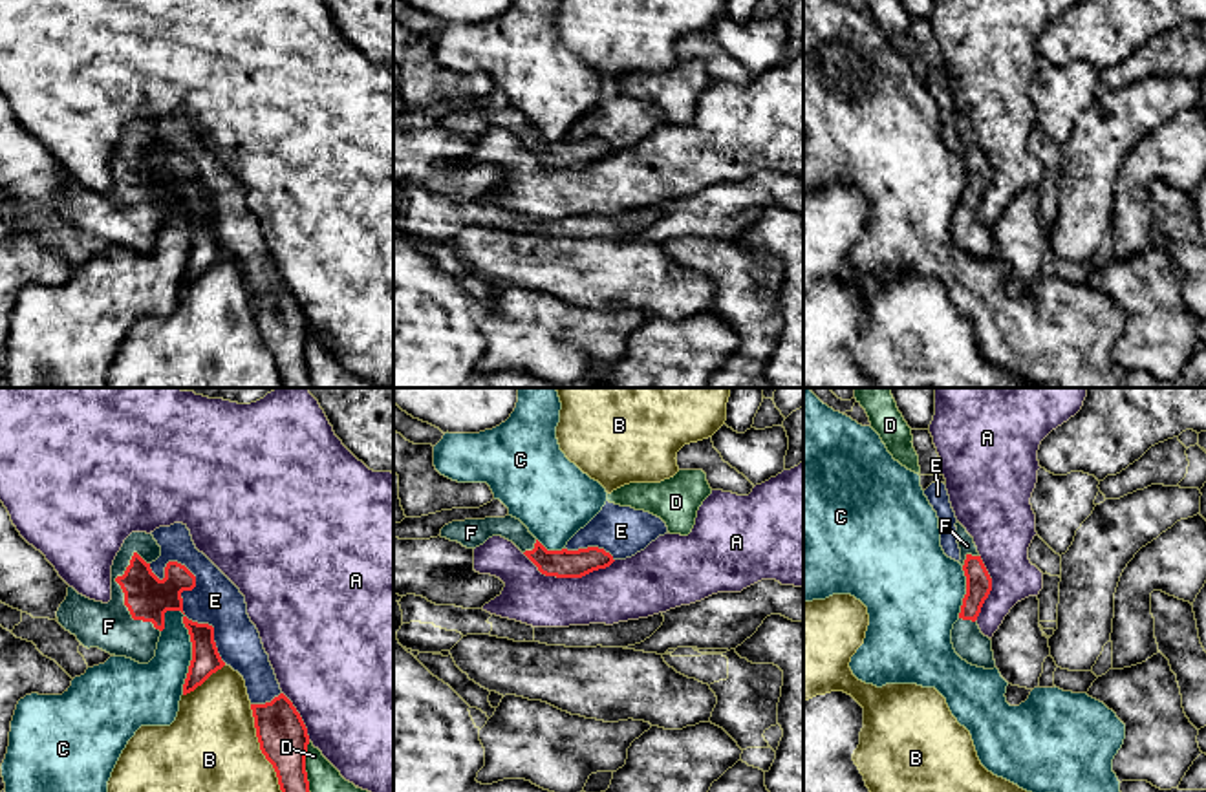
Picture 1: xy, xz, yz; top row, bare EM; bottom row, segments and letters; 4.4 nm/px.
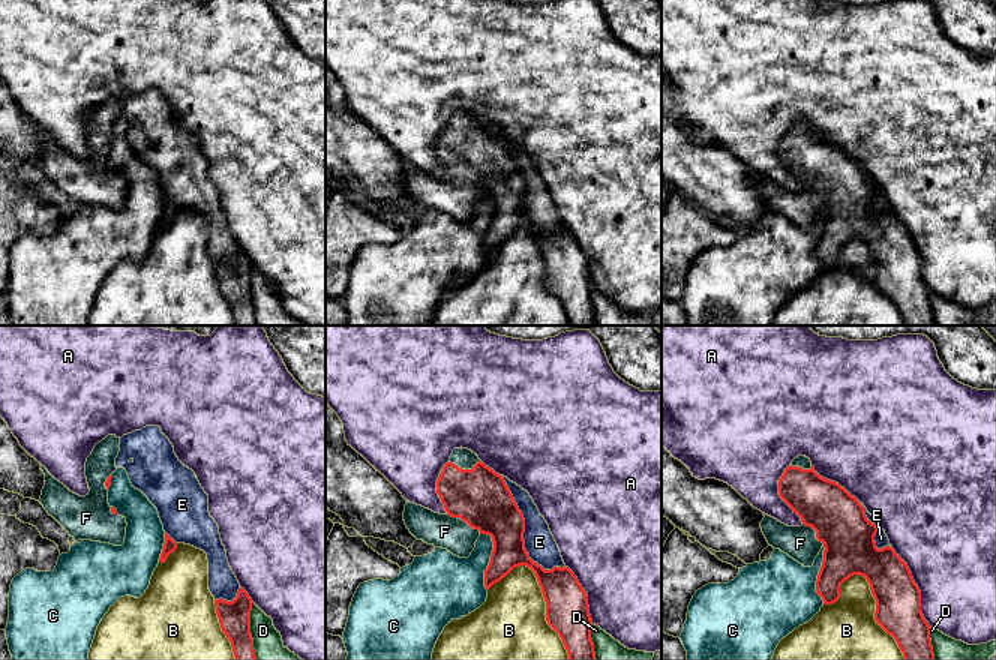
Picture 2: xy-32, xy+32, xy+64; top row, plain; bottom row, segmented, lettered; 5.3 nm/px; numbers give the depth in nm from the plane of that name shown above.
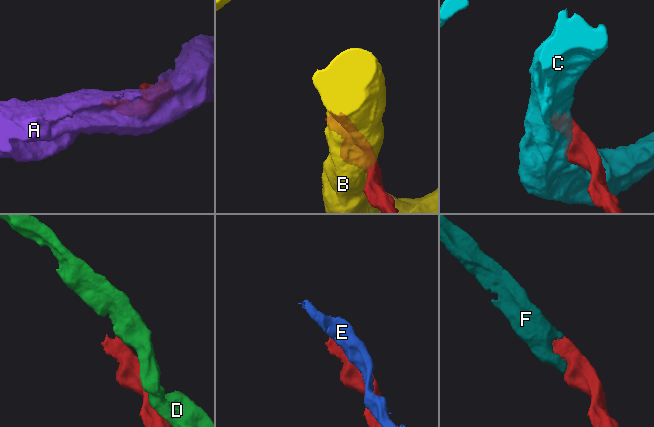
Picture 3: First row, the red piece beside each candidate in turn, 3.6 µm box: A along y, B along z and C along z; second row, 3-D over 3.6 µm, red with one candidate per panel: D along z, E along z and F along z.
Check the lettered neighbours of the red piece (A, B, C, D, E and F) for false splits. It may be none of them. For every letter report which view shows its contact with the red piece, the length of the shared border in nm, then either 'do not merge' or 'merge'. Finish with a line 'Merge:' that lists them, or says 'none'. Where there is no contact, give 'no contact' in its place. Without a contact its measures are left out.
A: meets red in xz; contact 420 nm long; do not merge
B: meets red in xy; contact 440 nm long; do not merge
C: meets red in xy; contact 380 nm long; do not merge
D: meets red in xy; contact 240 nm long; do not merge
E: meets red in xy; contact 550 nm long; do not merge
F: meets red in xy; contact 380 nm long; merge
Merge: F

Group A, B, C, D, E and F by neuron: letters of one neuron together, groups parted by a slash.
A / B / C / D / E / F

